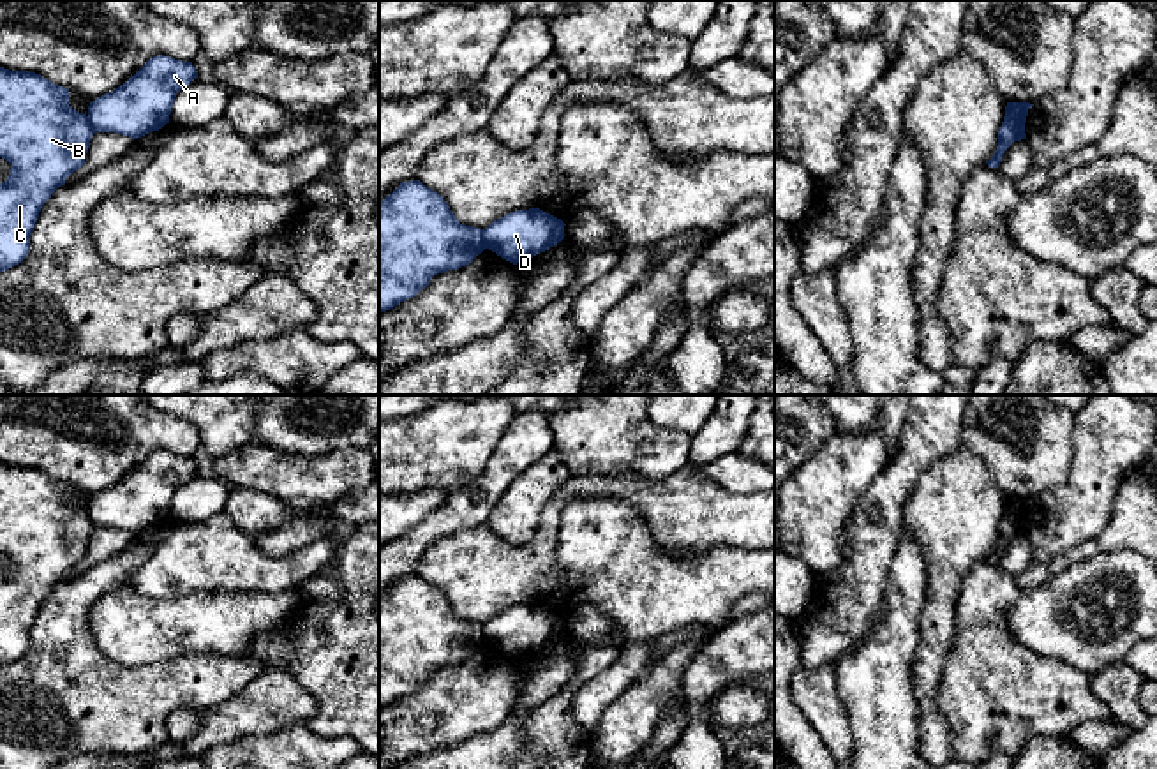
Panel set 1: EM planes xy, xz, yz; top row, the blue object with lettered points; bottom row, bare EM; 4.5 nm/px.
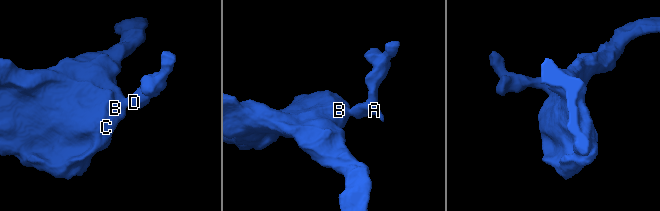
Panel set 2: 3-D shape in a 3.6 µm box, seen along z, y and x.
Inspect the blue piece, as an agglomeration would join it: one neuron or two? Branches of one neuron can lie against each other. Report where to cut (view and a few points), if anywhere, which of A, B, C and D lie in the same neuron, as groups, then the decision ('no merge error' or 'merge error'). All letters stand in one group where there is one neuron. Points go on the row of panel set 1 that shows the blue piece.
cut xz (482, 230), (487, 247); groups A D / B C; merge error

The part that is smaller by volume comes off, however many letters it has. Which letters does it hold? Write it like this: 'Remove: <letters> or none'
Remove: A, D

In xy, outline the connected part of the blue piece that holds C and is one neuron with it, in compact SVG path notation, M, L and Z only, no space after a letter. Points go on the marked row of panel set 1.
M0 67L0 157L11 164L7 180L0 183L0 272L28 256L41 208L58 187L65 185L65 178L85 164L93 134L88 116L69 106L67 88L35 72Z

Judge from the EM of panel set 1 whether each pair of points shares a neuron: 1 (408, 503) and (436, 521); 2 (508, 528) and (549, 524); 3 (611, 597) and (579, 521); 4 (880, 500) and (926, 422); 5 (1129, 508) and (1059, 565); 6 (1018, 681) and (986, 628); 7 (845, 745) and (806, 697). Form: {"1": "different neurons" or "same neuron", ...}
{"1": "different neurons", "2": "different neurons", "3": "same neuron", "4": "same neuron", "5": "same neuron", "6": "same neuron", "7": "same neuron"}

